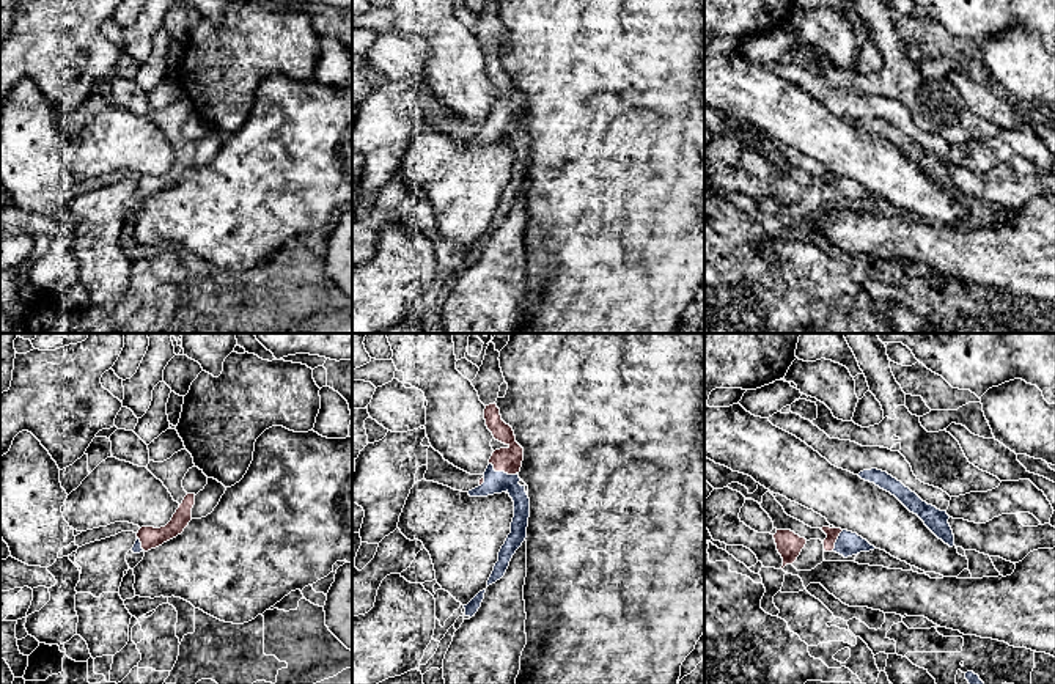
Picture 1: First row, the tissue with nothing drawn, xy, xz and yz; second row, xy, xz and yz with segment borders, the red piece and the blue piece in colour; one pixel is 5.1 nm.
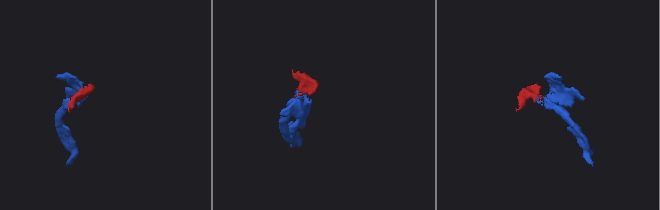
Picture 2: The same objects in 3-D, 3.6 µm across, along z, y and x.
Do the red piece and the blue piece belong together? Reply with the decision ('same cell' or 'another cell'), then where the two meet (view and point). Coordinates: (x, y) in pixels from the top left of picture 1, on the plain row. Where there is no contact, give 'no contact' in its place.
same cell | xz (502, 118)

